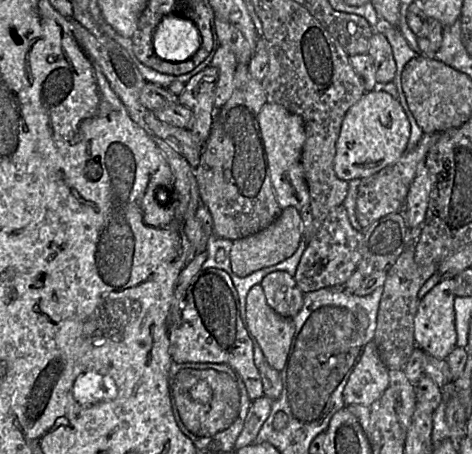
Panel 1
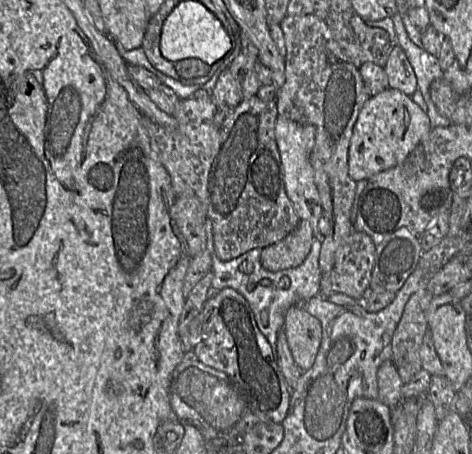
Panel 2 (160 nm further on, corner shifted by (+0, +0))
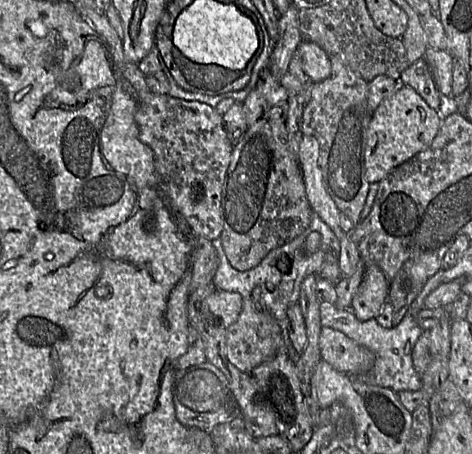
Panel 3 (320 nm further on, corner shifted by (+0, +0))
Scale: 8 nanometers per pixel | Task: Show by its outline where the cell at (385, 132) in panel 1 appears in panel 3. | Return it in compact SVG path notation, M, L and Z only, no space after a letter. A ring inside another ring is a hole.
M402 85L397 88L391 95L385 98L374 111L367 128L364 163L365 177L368 182L379 182L385 178L392 169L426 150L438 134L442 121L443 118L439 116L437 110L431 108L412 87Z

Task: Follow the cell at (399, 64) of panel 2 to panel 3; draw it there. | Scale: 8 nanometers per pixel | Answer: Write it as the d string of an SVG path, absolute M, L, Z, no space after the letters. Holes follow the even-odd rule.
M424 58L410 64L399 80L416 90L431 108L438 110L441 93Z

